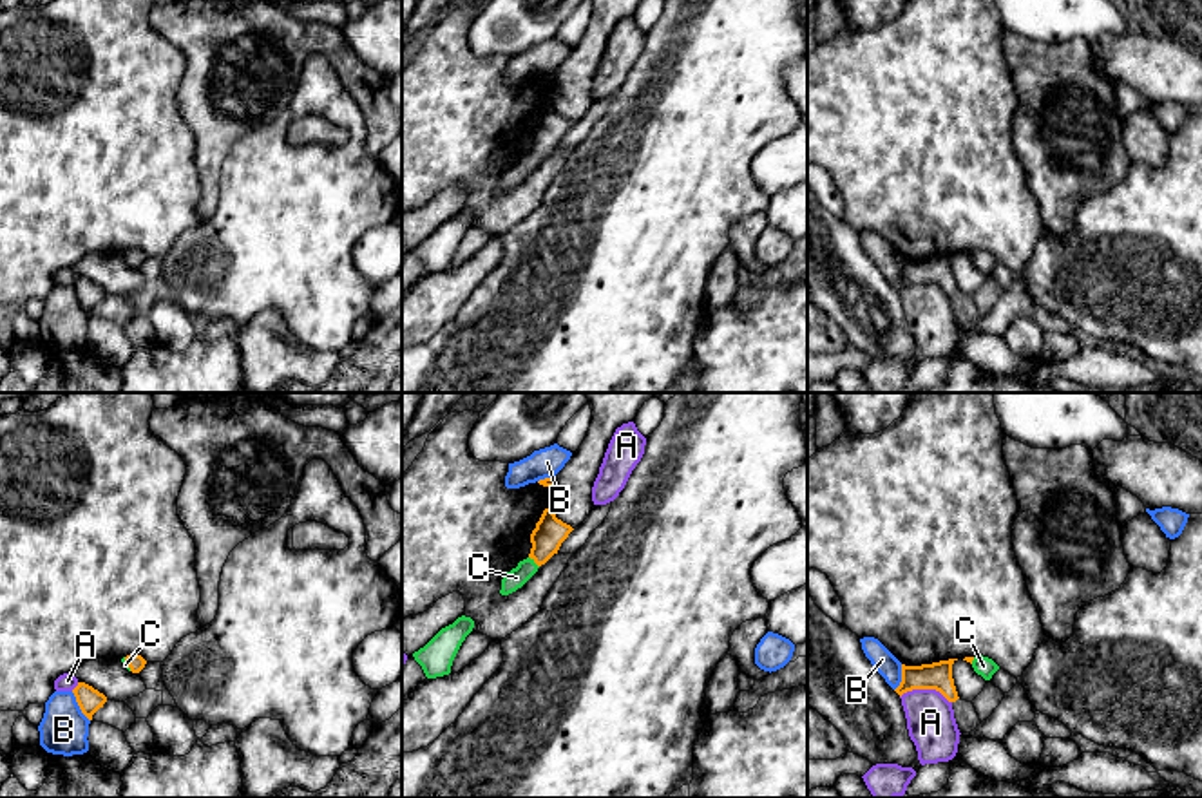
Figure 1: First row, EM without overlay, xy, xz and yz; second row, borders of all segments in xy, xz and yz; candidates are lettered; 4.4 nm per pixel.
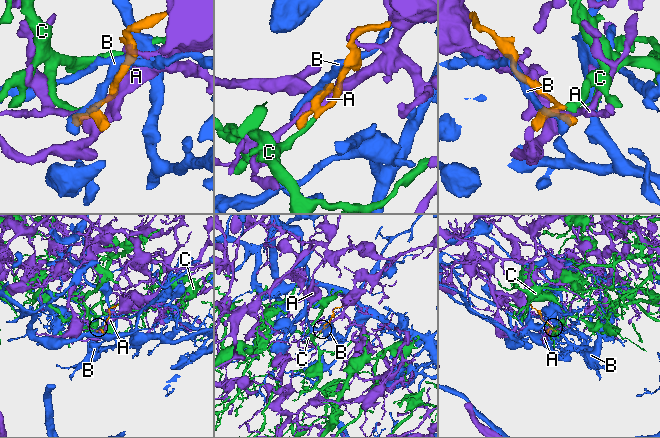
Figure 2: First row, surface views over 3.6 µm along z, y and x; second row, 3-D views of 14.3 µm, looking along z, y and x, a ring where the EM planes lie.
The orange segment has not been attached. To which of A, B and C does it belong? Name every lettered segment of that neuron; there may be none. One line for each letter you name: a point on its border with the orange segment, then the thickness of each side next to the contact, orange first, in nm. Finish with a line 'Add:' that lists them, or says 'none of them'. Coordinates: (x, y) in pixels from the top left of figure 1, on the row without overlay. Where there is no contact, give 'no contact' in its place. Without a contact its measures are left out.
C: xz (534, 156) | 140/90 nm
Add: C

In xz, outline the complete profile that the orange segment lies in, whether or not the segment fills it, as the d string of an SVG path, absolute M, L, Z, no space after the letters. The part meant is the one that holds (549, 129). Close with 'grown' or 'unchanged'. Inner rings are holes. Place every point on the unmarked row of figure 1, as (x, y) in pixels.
M545 103L536 123L530 128L530 148L520 156L516 163L505 168L501 174L501 190L509 190L521 183L541 159L545 159L554 148L558 148L561 138L574 123L556 112L552 103Z; grown

